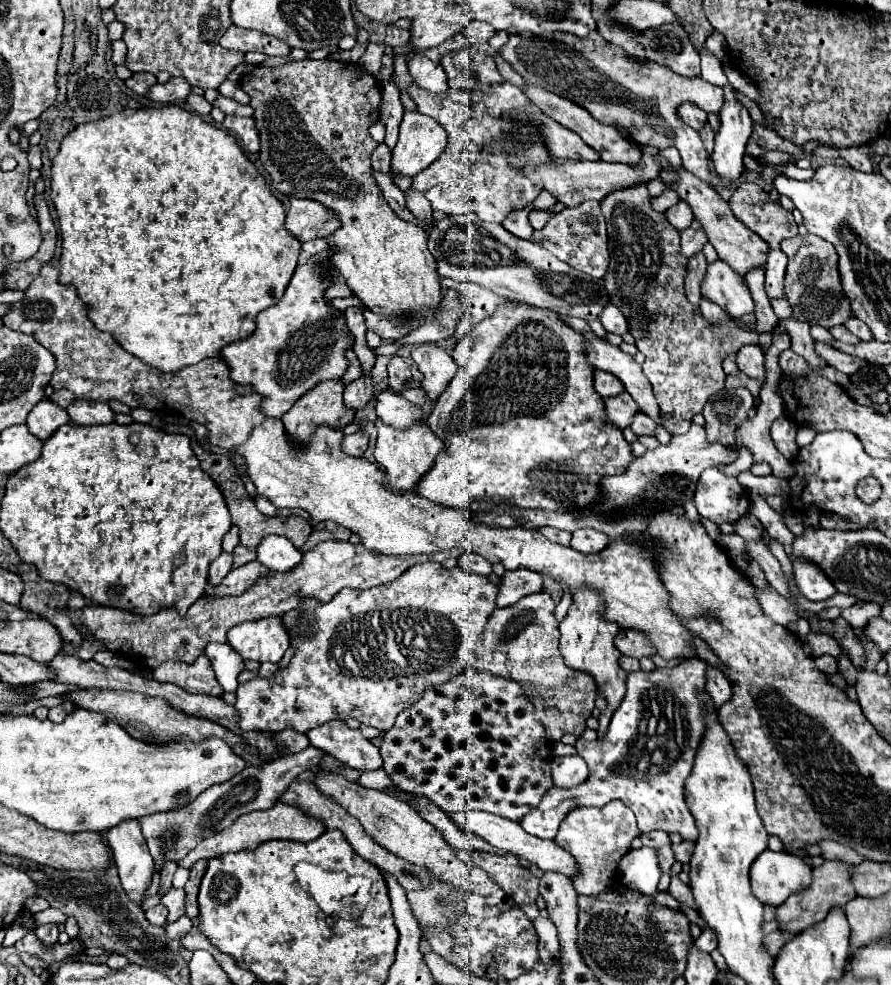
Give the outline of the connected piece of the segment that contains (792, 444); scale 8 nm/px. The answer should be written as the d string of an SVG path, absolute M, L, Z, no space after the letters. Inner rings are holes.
M782 417L778 421L772 423L772 439L776 449L786 457L786 459L794 459L794 455L798 455L798 445L796 445L796 425L788 419Z

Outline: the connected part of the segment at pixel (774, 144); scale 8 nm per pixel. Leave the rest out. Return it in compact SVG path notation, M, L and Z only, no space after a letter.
M754 123L754 133L748 141L748 147L746 151L752 153L754 157L758 157L762 151L770 151L770 149L776 149L776 151L786 151L794 157L802 157L802 155L807 154L806 151L800 151L798 145L790 143L788 139L782 139L780 135L776 135L772 129L766 129L758 123Z

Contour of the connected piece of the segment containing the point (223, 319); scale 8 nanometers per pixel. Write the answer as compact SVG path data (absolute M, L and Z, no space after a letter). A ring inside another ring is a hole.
M180 105L166 107L142 107L142 109L124 109L116 111L98 121L82 123L74 127L60 143L56 157L52 159L50 175L50 199L54 203L60 233L62 233L62 255L60 255L60 283L72 285L78 291L78 297L90 307L88 317L100 329L110 333L126 351L136 355L148 365L154 365L160 371L176 371L188 365L194 365L206 357L220 355L220 349L226 343L244 339L254 331L256 315L278 303L286 291L286 285L296 269L300 255L300 241L284 229L286 211L282 203L270 193L264 177L242 153L236 139L206 123L200 115L186 111Z

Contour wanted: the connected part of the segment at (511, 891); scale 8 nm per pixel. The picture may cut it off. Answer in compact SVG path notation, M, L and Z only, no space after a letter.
M484 853L484 869L494 883L498 883L506 895L510 895L518 907L534 921L540 917L536 905L538 879L520 863L516 855L490 855Z

